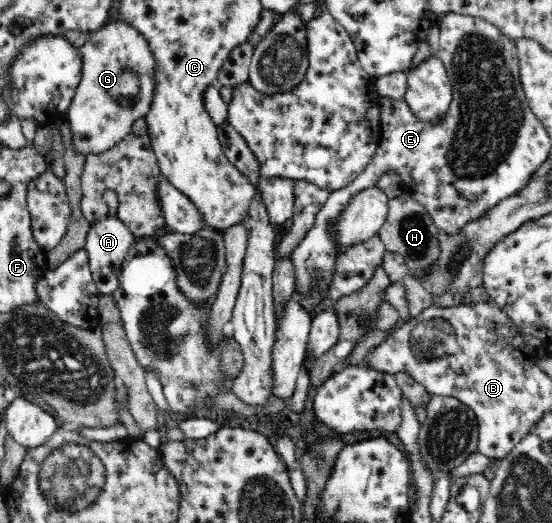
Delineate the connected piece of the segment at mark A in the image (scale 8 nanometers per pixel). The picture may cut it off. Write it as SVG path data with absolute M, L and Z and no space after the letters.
M110 215L89 228L85 249L101 294L112 294L118 288L122 261L137 240L121 220Z

